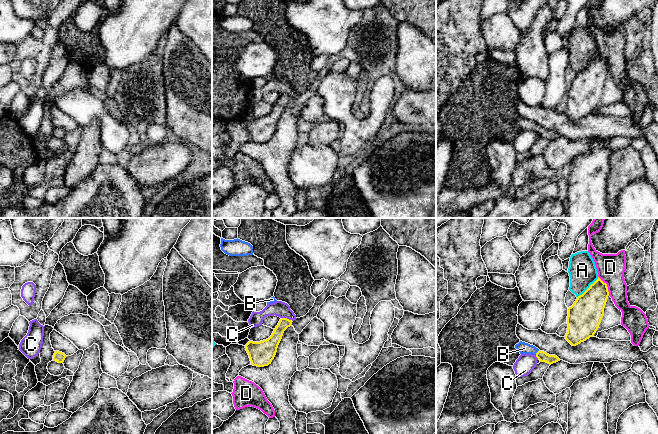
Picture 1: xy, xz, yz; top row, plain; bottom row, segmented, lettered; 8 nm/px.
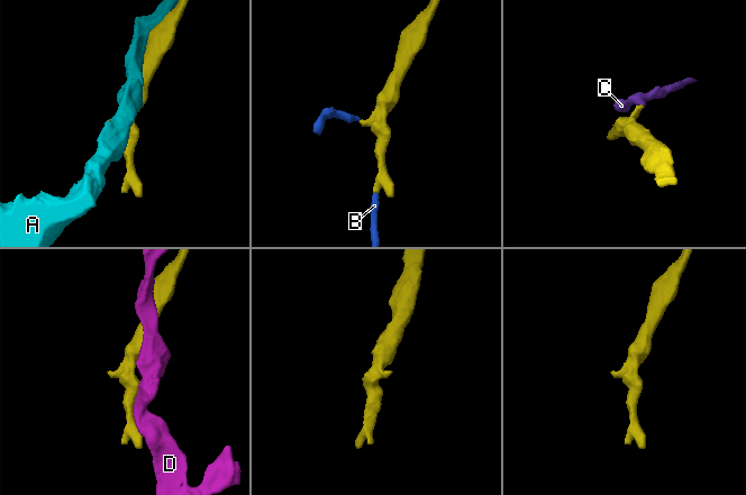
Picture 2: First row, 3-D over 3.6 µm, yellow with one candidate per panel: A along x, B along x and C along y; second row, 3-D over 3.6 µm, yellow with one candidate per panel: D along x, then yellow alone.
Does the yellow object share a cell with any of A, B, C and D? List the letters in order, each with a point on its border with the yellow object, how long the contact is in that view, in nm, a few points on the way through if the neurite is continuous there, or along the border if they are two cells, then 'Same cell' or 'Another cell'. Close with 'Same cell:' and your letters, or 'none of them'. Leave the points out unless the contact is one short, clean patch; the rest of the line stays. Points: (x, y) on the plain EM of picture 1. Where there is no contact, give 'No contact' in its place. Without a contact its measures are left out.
A: Touches yellow at yz (588, 64). Shared border 240 nm. Another cell
B: Touches yellow at yz (536, 129). Shared border 60 nm. Same cell
C: Touches yellow at xz (286, 94). Shared border 100 nm. Boundary: xz (281, 93), (286, 93), (292, 97). Another cell
D: Touches yellow at yz (606, 62). Shared border 180 nm. Another cell
Same cell: B

